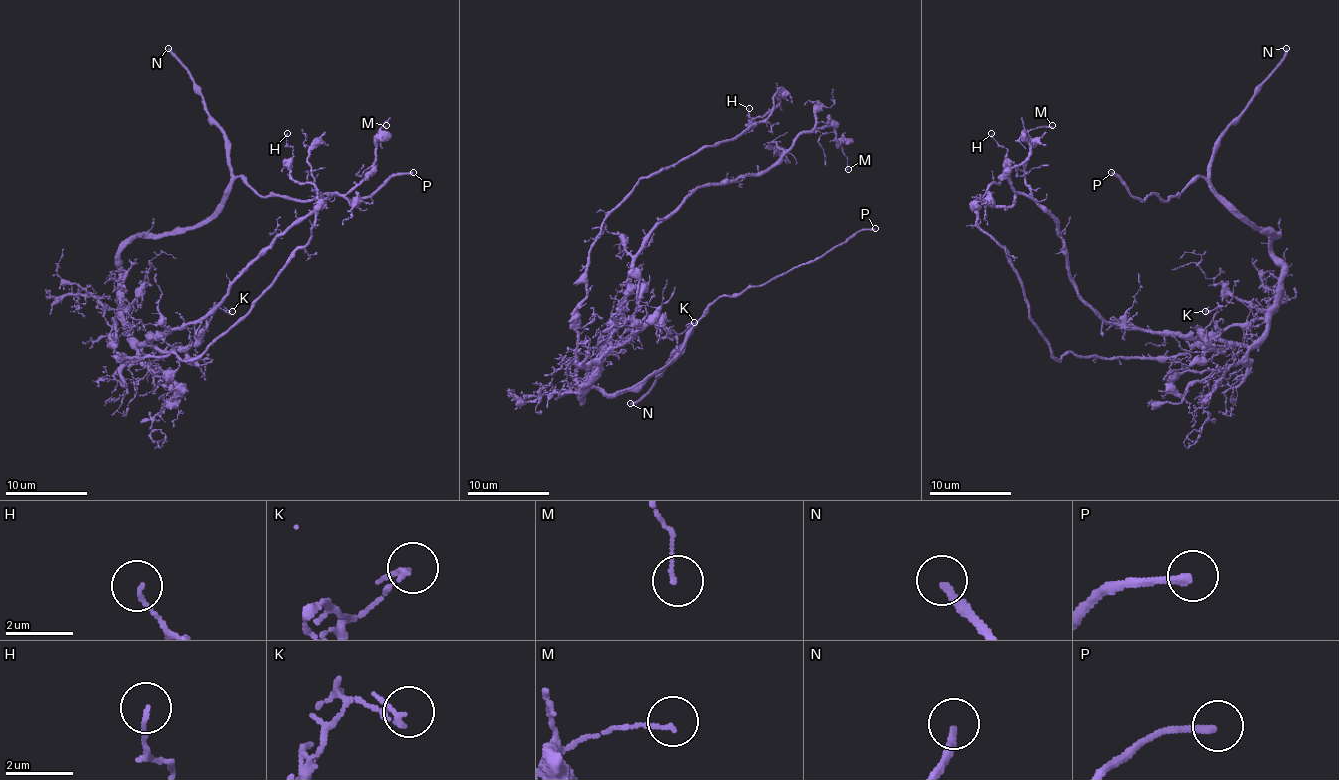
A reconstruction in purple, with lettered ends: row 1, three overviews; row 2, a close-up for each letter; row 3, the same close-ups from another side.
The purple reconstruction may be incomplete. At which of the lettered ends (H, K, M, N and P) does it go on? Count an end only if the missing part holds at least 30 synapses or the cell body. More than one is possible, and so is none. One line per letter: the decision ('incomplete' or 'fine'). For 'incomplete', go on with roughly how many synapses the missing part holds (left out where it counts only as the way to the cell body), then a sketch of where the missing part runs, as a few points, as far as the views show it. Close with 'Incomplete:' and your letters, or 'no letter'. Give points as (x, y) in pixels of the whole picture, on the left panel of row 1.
H: fine
K: fine
M: fine
N: incomplete; 80 synapses
P: incomplete; course (413, 172), (441, 166), (443, 162)
Incomplete: N, P

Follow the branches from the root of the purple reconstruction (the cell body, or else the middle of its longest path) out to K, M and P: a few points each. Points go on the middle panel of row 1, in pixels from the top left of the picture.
K: (577, 365), (577, 381), (588, 383), (610, 346), (649, 324), (663, 338), (671, 330), (681, 334), (694, 322)
M: (577, 365), (579, 383), (602, 367), (632, 257), (689, 193), (759, 175), (799, 134), (826, 126), (848, 169)
P: (577, 365), (579, 397), (584, 387), (634, 391), (673, 359), (685, 332), (722, 295), (765, 285), (875, 228)

